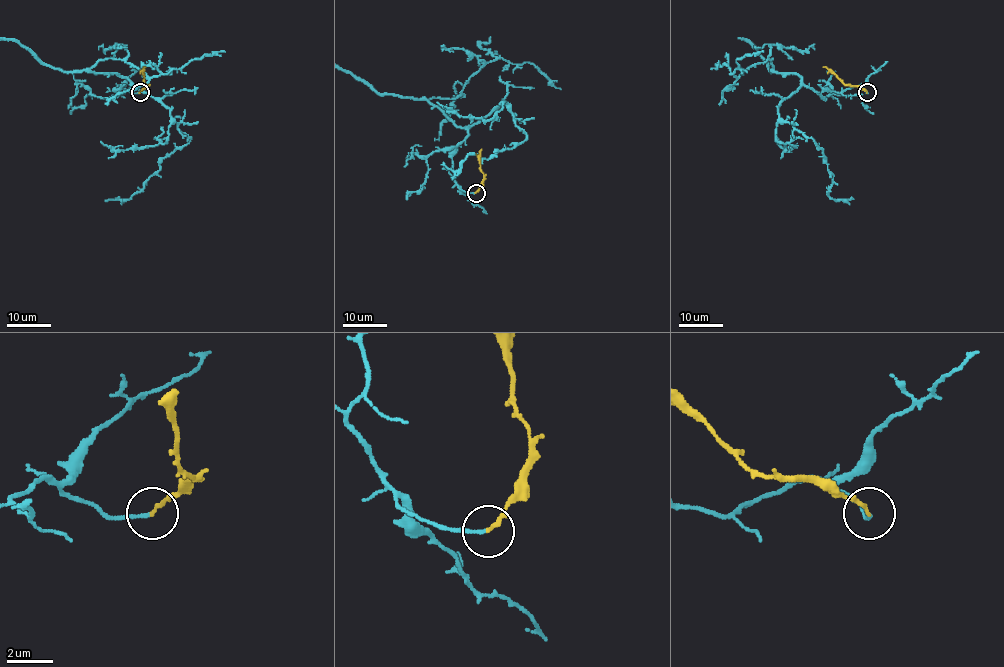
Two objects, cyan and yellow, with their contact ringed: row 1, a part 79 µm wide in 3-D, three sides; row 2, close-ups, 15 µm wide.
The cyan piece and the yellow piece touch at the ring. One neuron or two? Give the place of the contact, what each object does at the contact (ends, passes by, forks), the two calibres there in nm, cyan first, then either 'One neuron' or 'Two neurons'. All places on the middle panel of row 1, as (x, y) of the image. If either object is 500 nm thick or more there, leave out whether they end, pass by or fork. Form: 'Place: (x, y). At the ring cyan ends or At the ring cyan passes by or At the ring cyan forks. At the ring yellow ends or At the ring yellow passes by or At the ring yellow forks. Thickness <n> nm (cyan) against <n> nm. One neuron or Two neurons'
Place: (476, 193). At the ring cyan ends. At the ring yellow ends. Thickness 140 nm (cyan) against 170 nm. One neuron

